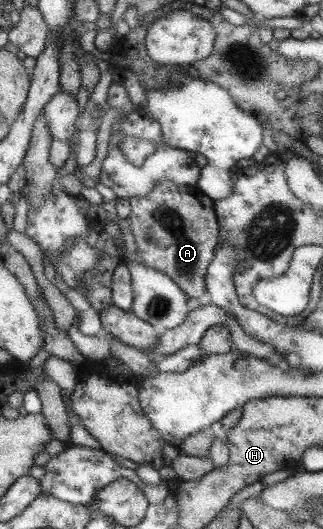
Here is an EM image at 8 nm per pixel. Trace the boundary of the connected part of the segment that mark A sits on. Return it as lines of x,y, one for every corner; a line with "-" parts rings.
165,180
155,182
149,194
133,196
127,200
131,208
127,219
138,261
169,277
188,299
201,297
206,292
206,269
218,243
214,201
196,186
191,188

